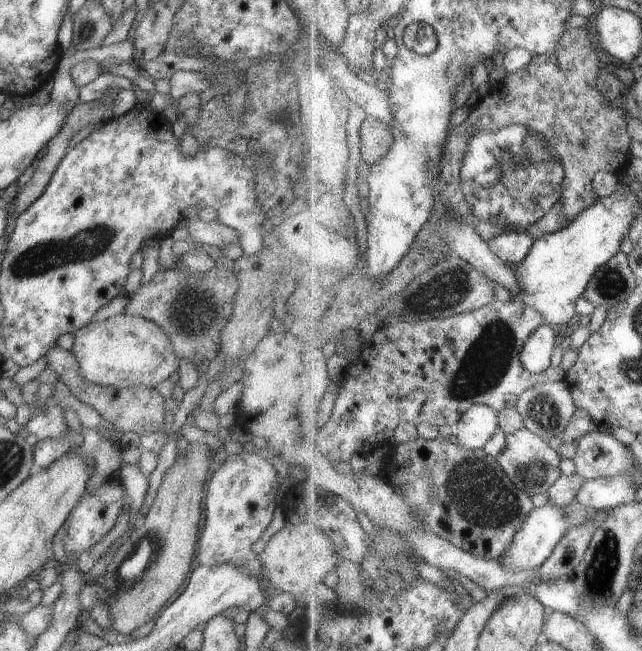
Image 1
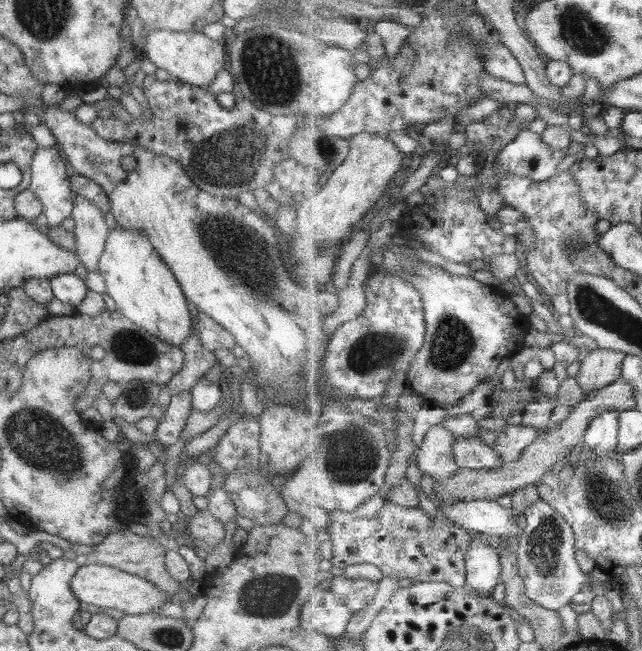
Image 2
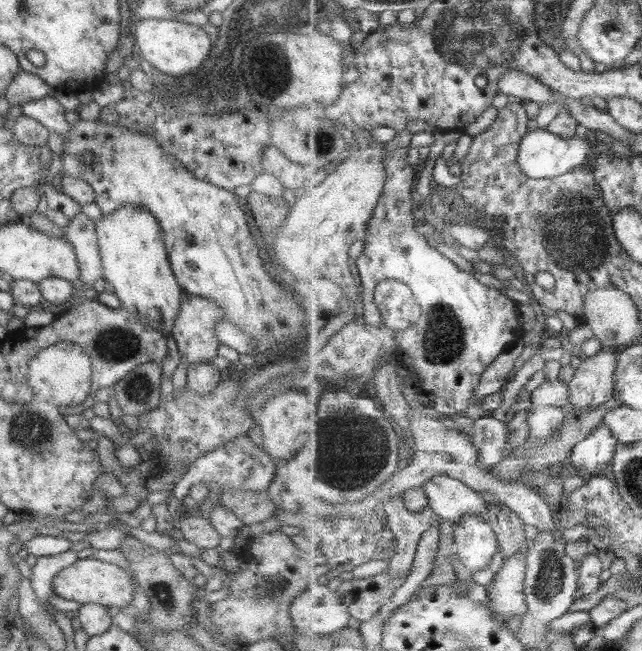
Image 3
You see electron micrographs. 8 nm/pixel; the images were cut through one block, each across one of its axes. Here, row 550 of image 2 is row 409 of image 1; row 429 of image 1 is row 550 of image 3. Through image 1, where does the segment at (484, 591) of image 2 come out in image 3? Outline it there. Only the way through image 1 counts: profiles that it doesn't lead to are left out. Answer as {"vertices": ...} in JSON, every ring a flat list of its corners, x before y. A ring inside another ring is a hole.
{"vertices":[[474,512,466,515,454,530,455,551,472,573,480,572,492,564,501,544,488,518]]}

